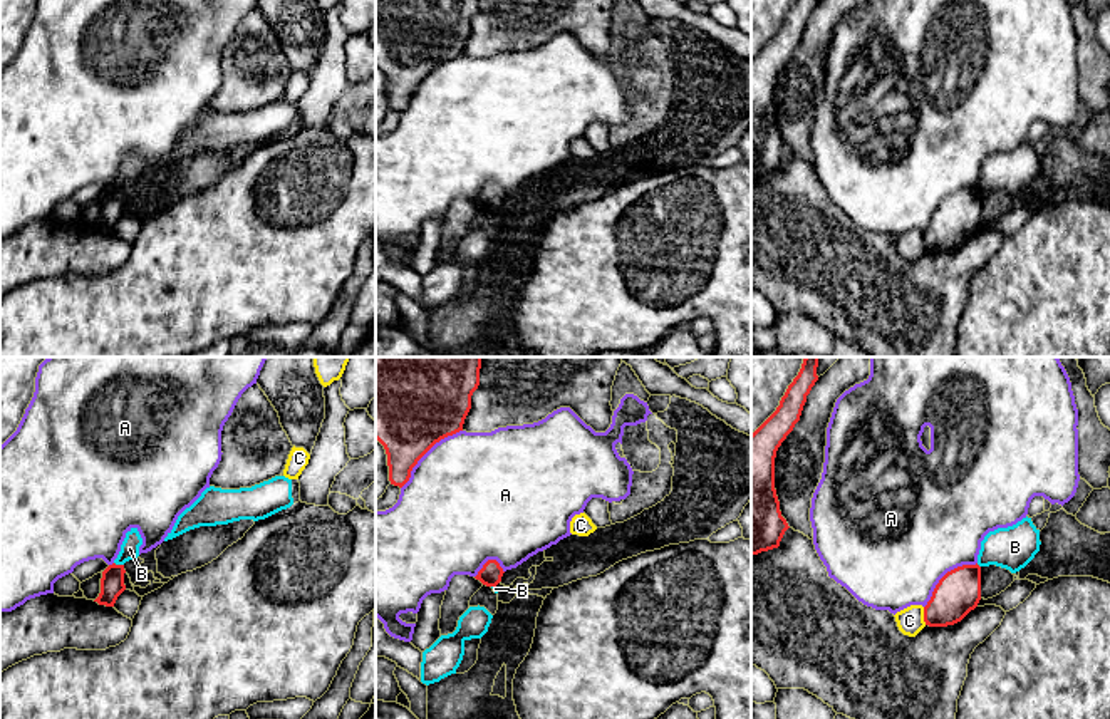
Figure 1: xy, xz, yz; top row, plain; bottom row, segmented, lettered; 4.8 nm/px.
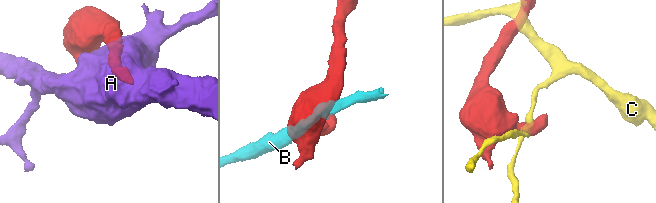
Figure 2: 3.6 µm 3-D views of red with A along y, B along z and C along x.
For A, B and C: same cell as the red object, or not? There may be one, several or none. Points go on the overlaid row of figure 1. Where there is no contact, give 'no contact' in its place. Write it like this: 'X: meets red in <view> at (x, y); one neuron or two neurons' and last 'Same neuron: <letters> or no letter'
A: meets red in xz at (426, 451); two neurons
B: meets red in xy at (119, 565); two neurons
C: meets red in yz at (924, 615); two neurons
Same neuron: no letter

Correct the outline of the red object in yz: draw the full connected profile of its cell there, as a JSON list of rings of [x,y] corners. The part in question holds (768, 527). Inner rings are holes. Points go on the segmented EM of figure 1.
[[[805,357],[776,411],[751,434],[751,555],[780,546],[790,528],[775,489],[775,458],[800,421],[807,396],[818,380],[818,357]]]

